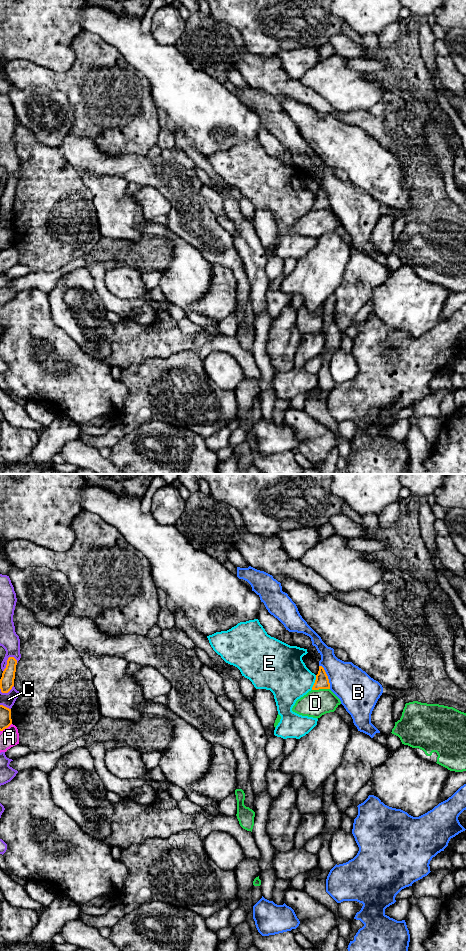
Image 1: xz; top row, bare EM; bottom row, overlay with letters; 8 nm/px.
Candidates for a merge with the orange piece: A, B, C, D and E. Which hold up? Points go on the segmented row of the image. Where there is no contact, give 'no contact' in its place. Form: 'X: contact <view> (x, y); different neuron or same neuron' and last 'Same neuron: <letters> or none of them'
A: contact xz (6, 727); different neuron
B: contact xz (327, 676); different neuron
C: contact xz (7, 662); different neuron
D: contact xz (320, 688); different neuron
E: contact xz (315, 682); different neuron
Same neuron: none of them

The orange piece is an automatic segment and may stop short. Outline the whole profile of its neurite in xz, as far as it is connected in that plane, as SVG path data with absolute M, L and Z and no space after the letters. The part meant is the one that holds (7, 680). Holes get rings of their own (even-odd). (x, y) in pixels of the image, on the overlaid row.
M9 657L6 668L0 679L0 689L2 693L8 693L14 686L15 672L17 660L14 657Z

